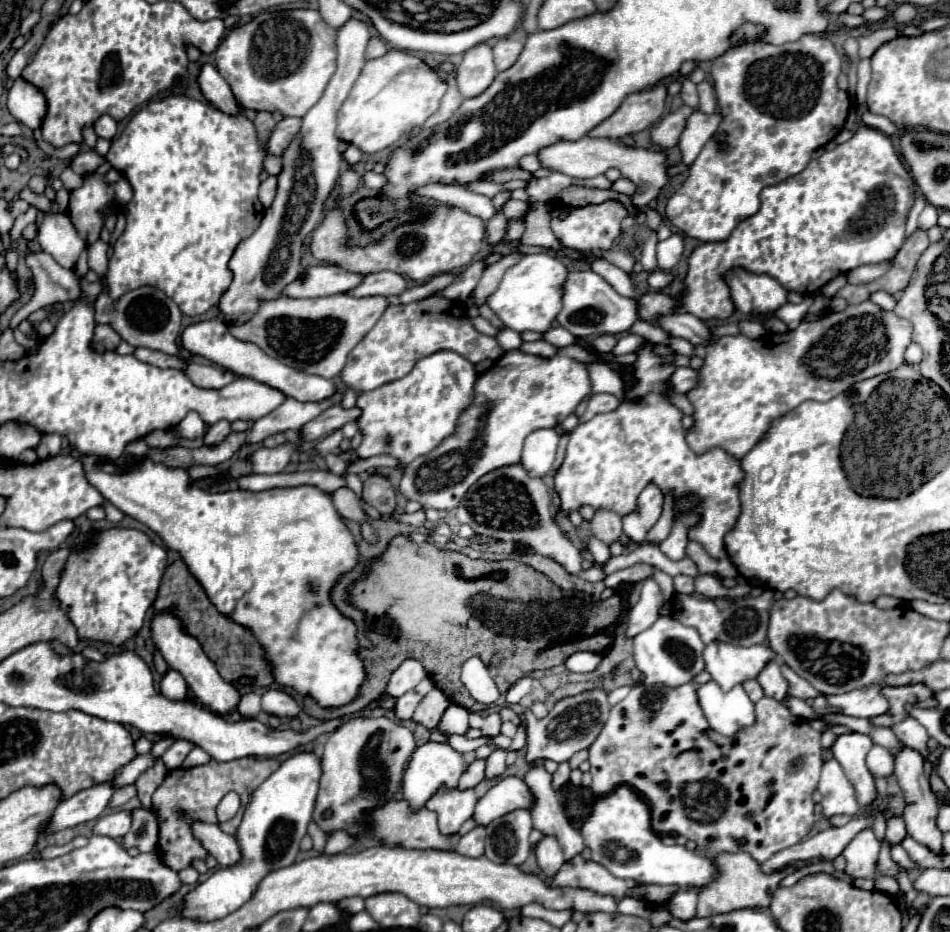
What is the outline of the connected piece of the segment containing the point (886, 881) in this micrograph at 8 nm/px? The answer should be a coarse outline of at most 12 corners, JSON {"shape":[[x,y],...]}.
{"shape":[[880,876],[876,888],[894,896],[898,882],[892,876]]}

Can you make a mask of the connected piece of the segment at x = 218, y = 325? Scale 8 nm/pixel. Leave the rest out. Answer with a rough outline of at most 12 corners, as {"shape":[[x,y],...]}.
{"shape":[[220,320],[182,332],[182,346],[300,402],[336,392],[332,380],[286,366],[234,338]]}

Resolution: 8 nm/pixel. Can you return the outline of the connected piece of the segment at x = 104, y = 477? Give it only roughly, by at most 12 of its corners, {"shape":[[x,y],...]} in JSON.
{"shape":[[80,458],[180,552],[276,684],[322,708],[368,678],[332,588],[360,564],[312,484],[212,492]]}

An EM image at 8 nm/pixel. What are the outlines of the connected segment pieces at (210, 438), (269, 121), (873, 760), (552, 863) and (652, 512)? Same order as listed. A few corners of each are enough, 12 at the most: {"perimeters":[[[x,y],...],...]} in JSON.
{"perimeters":[[[228,422],[212,424],[204,436],[204,446],[218,446],[228,438]],[[258,112],[256,126],[262,148],[268,148],[268,138],[276,128],[270,112]],[[874,744],[866,766],[874,776],[894,772],[894,756]],[[544,834],[536,846],[542,872],[554,876],[564,864],[560,842]],[[644,488],[638,510],[624,516],[626,534],[646,534],[662,514],[664,496]]]}

